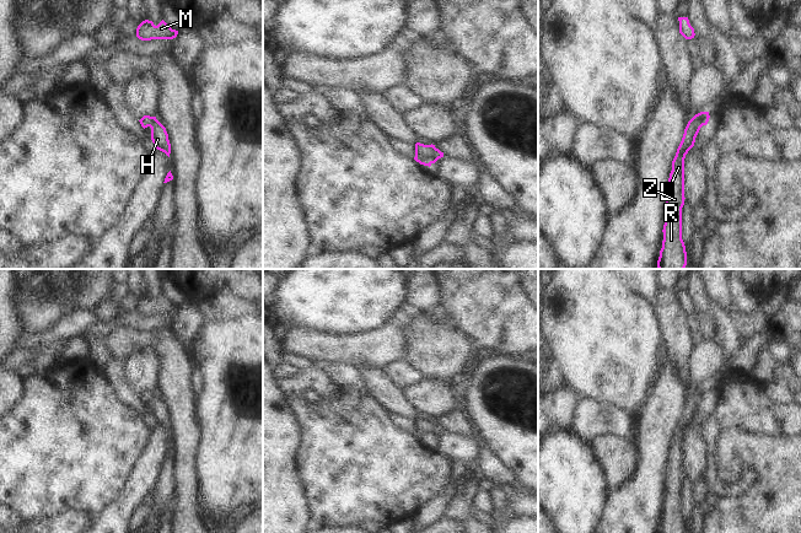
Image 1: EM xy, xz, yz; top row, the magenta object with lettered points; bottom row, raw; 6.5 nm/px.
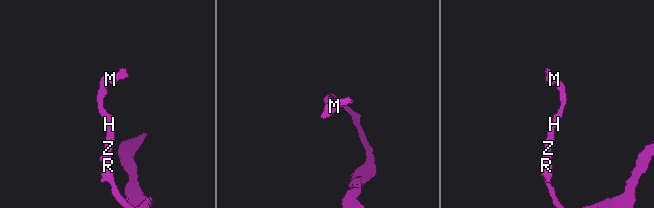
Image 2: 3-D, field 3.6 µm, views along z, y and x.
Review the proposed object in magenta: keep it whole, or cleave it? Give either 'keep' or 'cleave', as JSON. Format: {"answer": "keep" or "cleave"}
{"answer": "keep"}

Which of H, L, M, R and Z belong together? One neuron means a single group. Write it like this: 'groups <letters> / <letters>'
groups H L M R Z

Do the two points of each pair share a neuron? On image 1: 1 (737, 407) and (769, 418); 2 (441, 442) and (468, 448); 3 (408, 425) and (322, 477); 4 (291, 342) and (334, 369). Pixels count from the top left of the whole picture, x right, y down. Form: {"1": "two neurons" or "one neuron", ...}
{"1": "one neuron", "2": "one neuron", "3": "two neurons", "4": "two neurons"}

